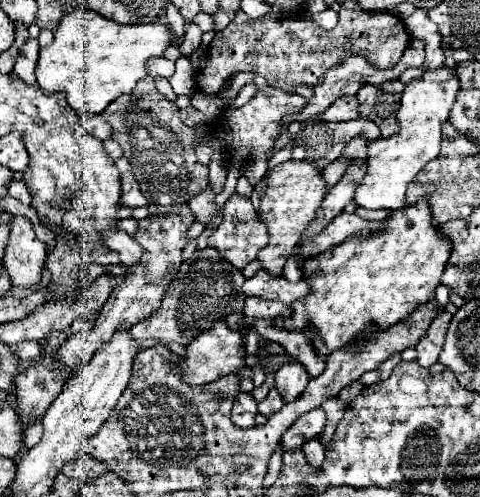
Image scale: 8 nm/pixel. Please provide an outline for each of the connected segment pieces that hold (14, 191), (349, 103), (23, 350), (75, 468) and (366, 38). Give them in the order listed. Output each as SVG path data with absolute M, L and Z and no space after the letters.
M12 181L12 183L10 183L10 191L8 191L8 195L14 197L14 199L18 199L18 201L24 203L24 205L30 205L30 203L32 203L30 191L28 191L28 187L26 187L24 181Z
M342 95L338 97L322 115L324 121L346 121L346 119L356 119L360 117L358 113L358 99L356 95Z
M24 341L20 345L12 347L12 353L20 359L20 361L34 361L40 357L40 343L38 341Z
M78 453L76 459L70 459L64 467L62 467L62 473L66 473L68 477L76 477L80 481L88 481L88 479L94 479L94 477L100 477L102 473L108 471L108 465L94 459L92 455L88 453Z
M354 7L352 11L340 13L340 21L334 27L334 31L324 31L318 23L312 21L309 15L297 15L290 19L274 19L270 15L264 15L260 19L248 19L244 11L238 11L234 21L226 29L222 29L210 43L208 63L202 71L198 71L196 83L202 93L218 95L222 89L222 83L226 83L226 79L230 79L232 75L236 75L240 71L252 71L256 75L262 75L268 81L268 85L282 89L286 93L294 93L294 89L298 85L314 87L316 83L320 83L324 79L324 73L330 67L334 67L354 55L366 55L370 59L370 63L378 65L380 69L392 67L398 63L398 59L402 57L408 43L410 43L410 37L404 31L402 19L388 11L362 11L360 7Z

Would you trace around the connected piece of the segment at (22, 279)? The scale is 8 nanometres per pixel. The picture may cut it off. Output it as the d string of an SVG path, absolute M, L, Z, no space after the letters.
M14 217L12 233L6 245L4 265L10 273L12 285L34 287L42 279L42 269L46 263L46 245L36 239L32 221L28 217Z

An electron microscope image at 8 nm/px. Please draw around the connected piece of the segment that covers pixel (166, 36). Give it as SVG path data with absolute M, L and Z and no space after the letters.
M78 9L62 19L62 23L54 31L54 41L40 49L40 59L36 65L36 77L38 85L44 93L64 93L70 107L74 107L78 113L102 113L108 103L112 103L120 95L130 95L140 79L144 79L146 73L146 61L150 57L162 57L164 51L172 45L174 35L166 23L162 23L160 17L156 17L150 23L138 23L138 25L122 25L116 21L110 21L102 17L100 13Z

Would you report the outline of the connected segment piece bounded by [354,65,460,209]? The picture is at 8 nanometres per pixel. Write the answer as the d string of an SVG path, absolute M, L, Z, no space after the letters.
M446 65L442 69L426 69L420 79L412 79L406 85L398 109L400 131L368 145L368 173L356 189L356 205L364 209L402 209L406 205L406 189L410 181L440 153L442 125L450 119L458 91L460 79L456 69Z

